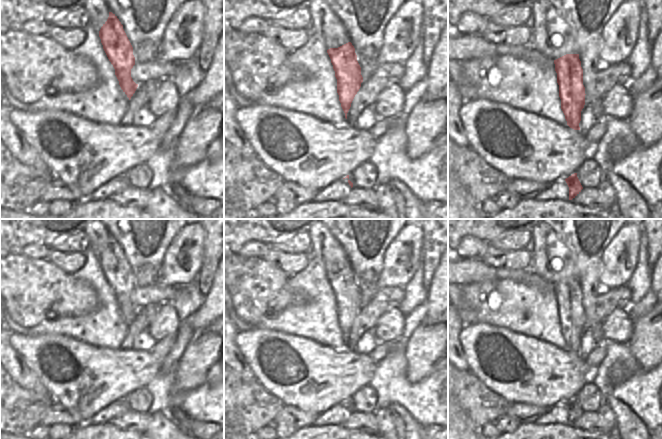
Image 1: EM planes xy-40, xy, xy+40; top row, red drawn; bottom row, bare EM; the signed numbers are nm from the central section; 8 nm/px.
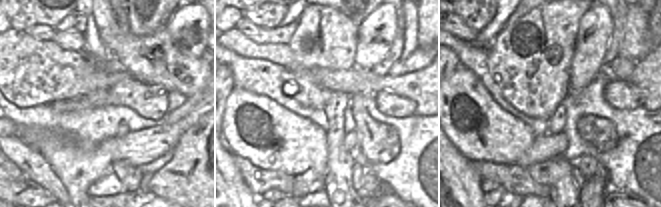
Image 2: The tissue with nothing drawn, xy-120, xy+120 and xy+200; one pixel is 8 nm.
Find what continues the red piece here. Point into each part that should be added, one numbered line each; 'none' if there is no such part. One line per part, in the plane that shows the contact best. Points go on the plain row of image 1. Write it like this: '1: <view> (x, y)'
none

